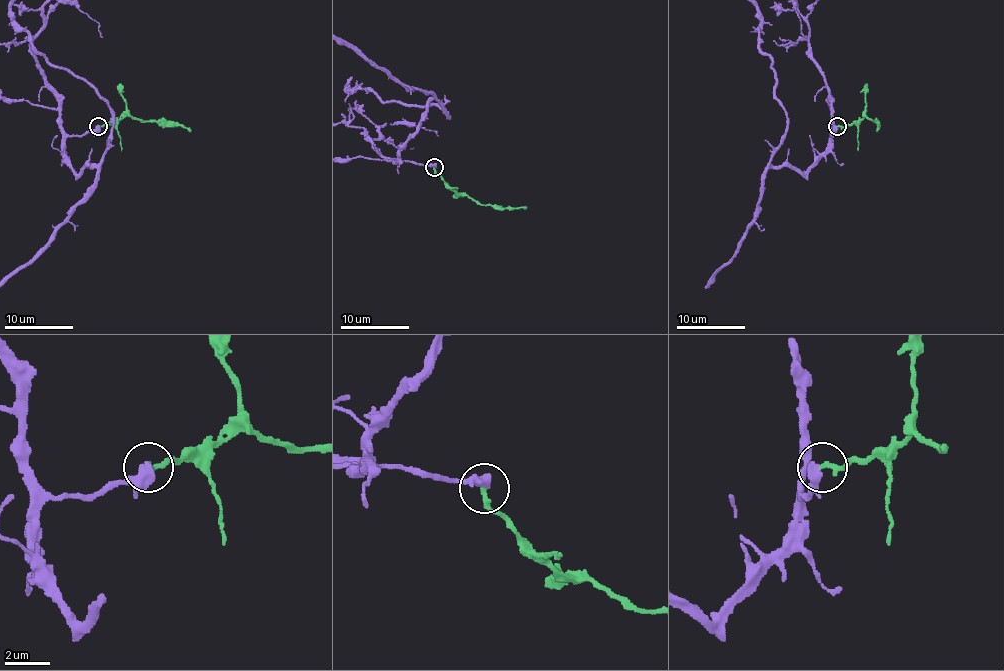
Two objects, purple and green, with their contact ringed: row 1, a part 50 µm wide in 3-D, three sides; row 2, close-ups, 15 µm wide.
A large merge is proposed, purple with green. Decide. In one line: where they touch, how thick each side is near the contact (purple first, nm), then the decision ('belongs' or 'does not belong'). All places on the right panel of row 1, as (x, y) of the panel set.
at (837, 126); 360 nm thick on the purple side, 240 nm on the other; belongs

